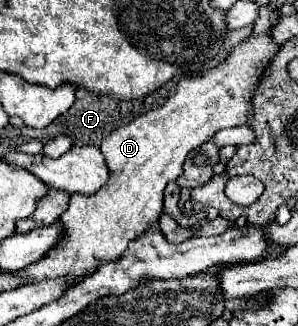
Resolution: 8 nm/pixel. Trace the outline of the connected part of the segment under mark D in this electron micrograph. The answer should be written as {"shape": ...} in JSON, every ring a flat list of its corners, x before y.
{"shape":[[265,33,261,37,249,37,247,41,237,45,233,49,233,53,215,69,209,69,207,73,203,73,199,77,181,79,177,83,175,93,165,101,163,107,137,117,129,125,119,127,107,139,103,139,101,153,111,171,109,183,93,195,83,195,83,193,71,195,65,213,57,219,57,223,63,229,61,241,51,251,47,251,47,255,43,255,37,263,23,267,17,273,17,277,21,277,23,283,39,283,39,281,57,279,63,275,69,275,71,281,77,281,79,277,87,277,87,275,95,273,101,265,121,259,127,245,131,241,135,241,137,237,141,237,141,233,145,233,149,227,153,227,157,223,157,219,163,215,163,201,165,201,163,189,167,187,169,181,175,181,183,173,183,161,185,161,187,153,191,149,203,145,205,141,209,141,209,137,215,131,247,123,247,113,251,111,253,89,261,81,265,67,275,57,277,51,279,51,279,45,275,45,271,41,269,33]]}

